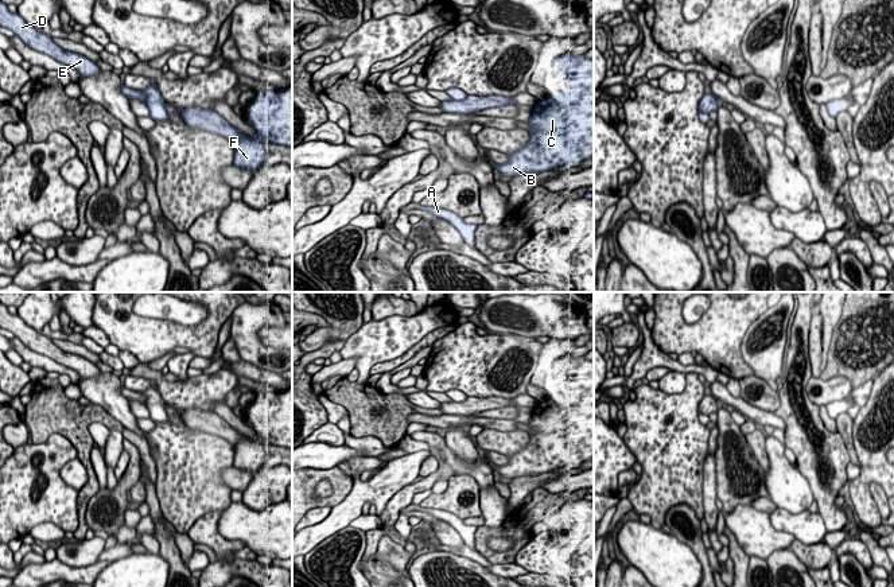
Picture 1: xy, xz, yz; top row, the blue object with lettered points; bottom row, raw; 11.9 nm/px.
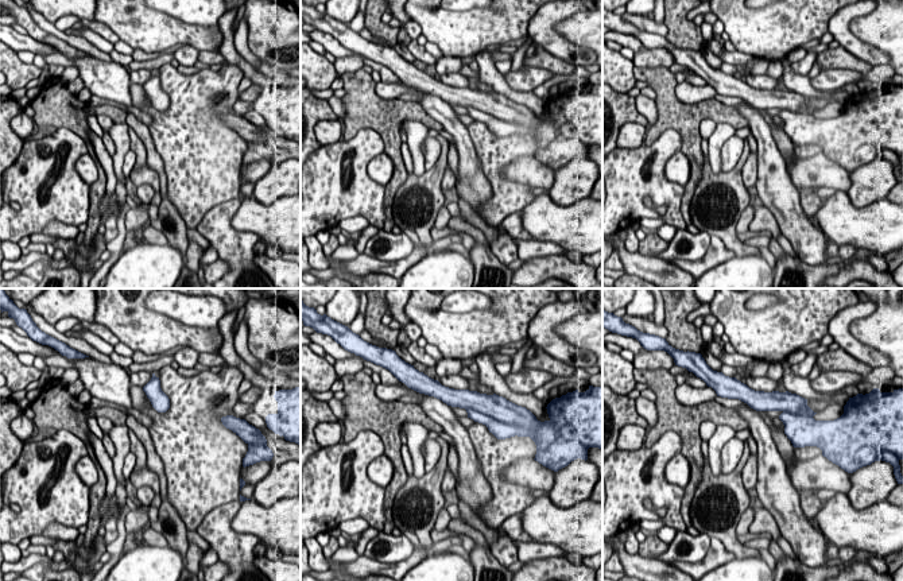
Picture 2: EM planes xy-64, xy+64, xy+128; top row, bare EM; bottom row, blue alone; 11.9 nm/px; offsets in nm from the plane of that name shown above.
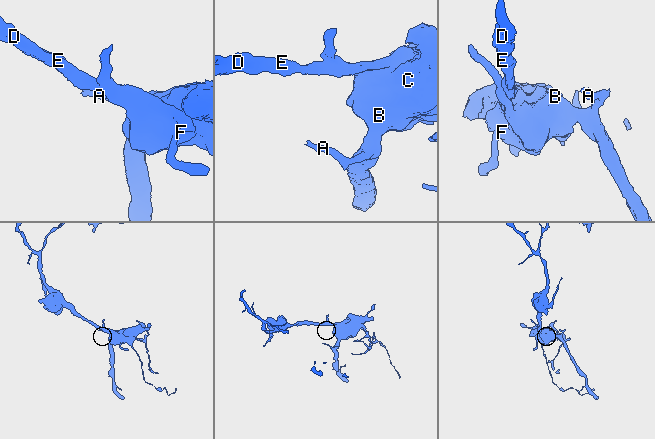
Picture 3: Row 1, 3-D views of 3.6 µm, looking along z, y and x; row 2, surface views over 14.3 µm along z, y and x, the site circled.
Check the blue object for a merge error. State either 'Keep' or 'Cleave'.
Cleave

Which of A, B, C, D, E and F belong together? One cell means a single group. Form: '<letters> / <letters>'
A B C F / D E

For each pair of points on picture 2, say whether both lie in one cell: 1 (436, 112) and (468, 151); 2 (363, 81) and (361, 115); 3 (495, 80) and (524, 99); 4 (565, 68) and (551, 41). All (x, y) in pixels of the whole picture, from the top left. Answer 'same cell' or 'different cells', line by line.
1: same cell
2: same cell
3: same cell
4: different cells

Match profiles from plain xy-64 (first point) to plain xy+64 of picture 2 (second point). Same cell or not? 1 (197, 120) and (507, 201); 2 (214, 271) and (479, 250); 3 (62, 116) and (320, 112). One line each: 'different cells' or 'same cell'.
1: same cell
2: different cells
3: different cells

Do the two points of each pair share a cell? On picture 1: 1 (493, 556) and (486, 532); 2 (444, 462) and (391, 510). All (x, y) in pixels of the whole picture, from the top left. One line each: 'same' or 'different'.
1: same
2: same

